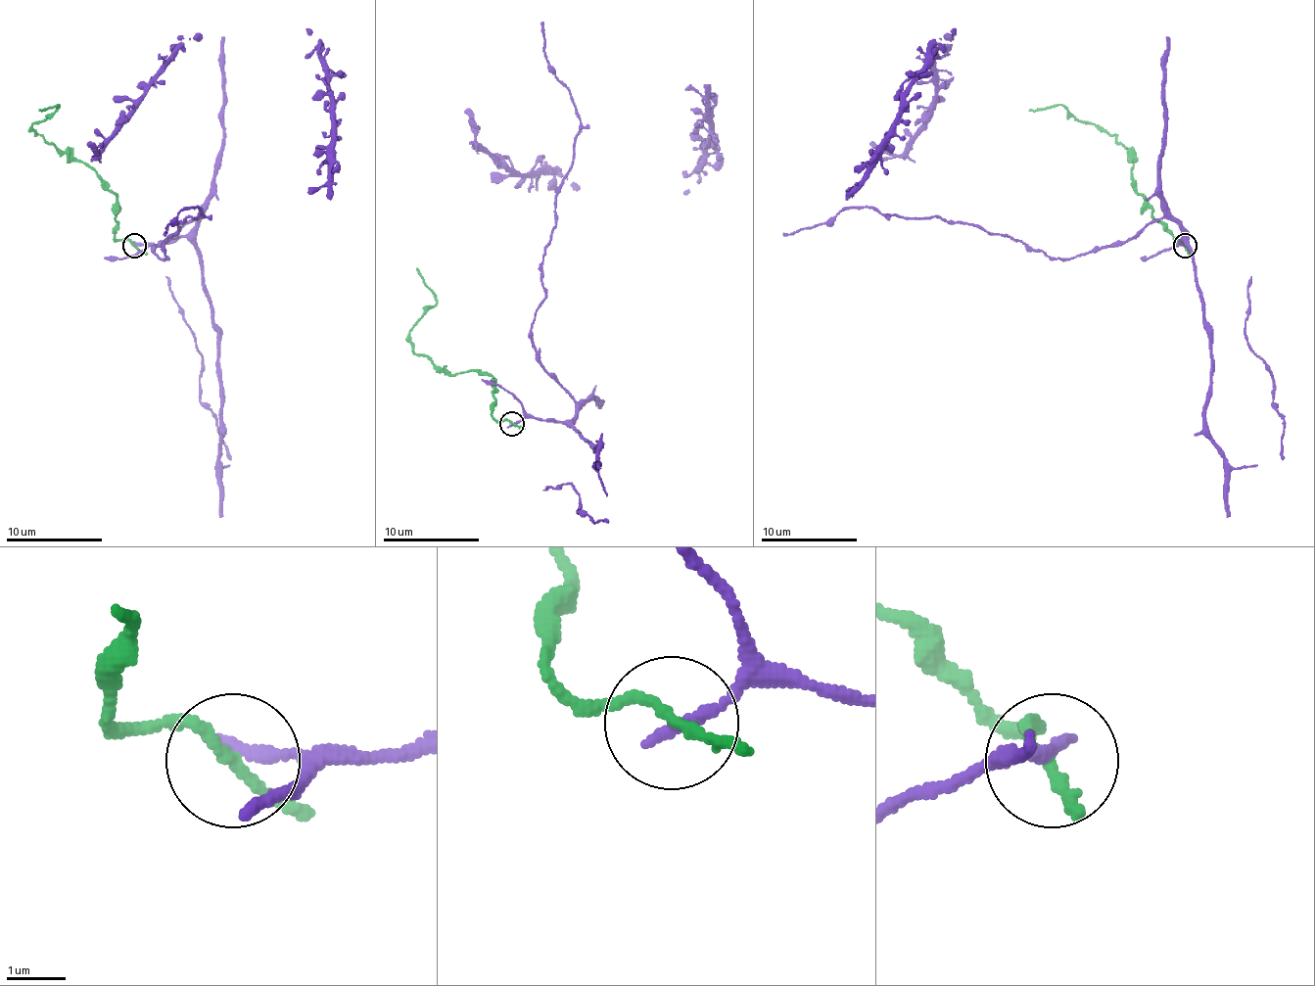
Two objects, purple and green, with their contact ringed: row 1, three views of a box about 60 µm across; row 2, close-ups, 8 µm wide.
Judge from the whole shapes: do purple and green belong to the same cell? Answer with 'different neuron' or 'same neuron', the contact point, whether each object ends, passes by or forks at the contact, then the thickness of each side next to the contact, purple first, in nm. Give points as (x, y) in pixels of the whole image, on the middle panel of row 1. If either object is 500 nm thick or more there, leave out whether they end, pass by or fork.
different neuron; place (511, 424); purple ends; green passes by; calibres 240 and 180 nm

